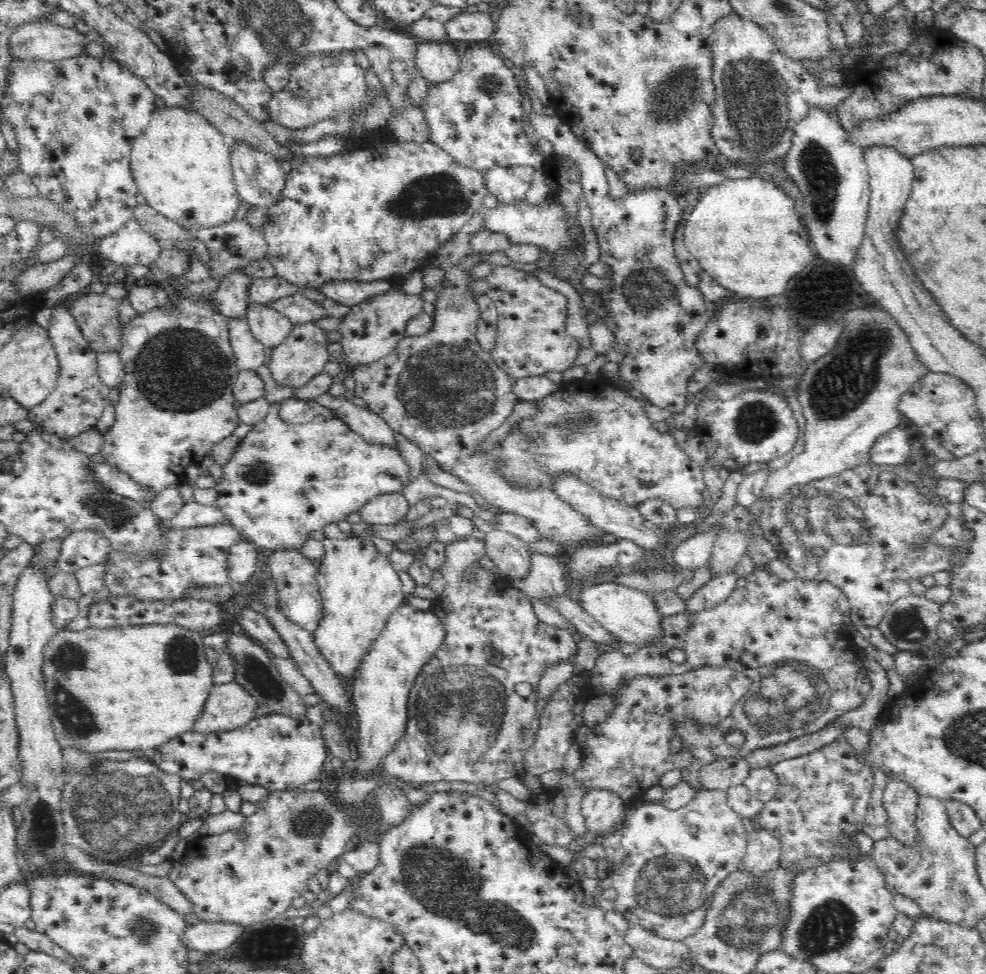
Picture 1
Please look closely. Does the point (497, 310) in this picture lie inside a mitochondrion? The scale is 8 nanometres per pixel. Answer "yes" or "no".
no

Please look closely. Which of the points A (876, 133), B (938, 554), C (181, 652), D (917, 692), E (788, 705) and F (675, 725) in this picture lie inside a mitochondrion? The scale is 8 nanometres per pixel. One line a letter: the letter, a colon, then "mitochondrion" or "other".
A: other
B: other
C: mitochondrion
D: other
E: mitochondrion
F: other

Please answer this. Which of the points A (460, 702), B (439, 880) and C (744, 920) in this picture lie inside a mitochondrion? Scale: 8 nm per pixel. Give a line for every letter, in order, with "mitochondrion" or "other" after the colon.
A: mitochondrion
B: mitochondrion
C: mitochondrion

